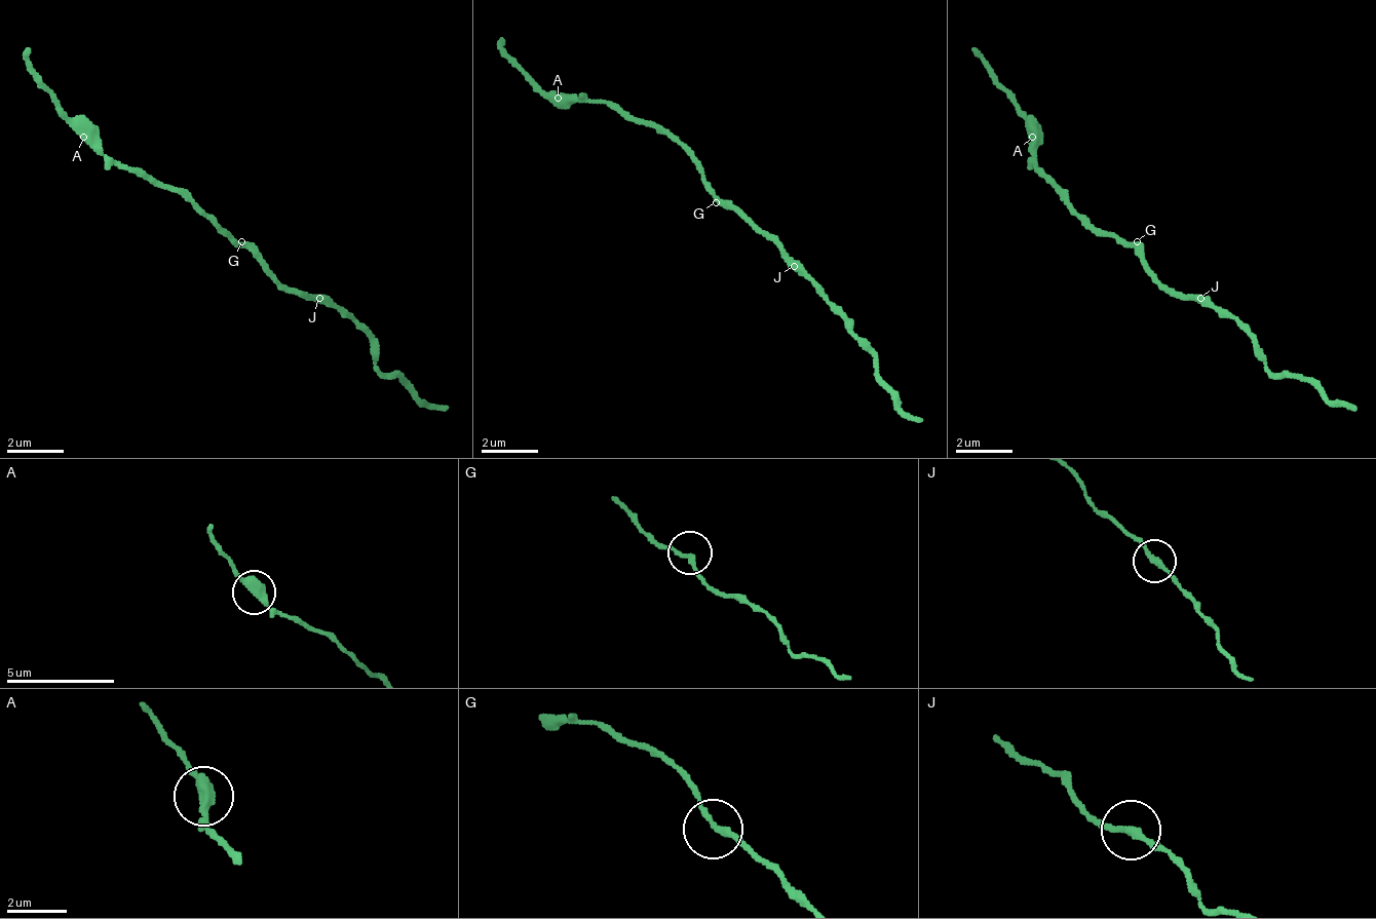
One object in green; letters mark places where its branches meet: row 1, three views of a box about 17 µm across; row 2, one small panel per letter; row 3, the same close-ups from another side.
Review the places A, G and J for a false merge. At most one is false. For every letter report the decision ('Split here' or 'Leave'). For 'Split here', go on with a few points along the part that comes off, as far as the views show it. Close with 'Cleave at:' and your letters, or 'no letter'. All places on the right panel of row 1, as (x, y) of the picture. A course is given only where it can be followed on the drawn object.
A: Leave
G: Leave
J: Leave
Cleave at: no letter

